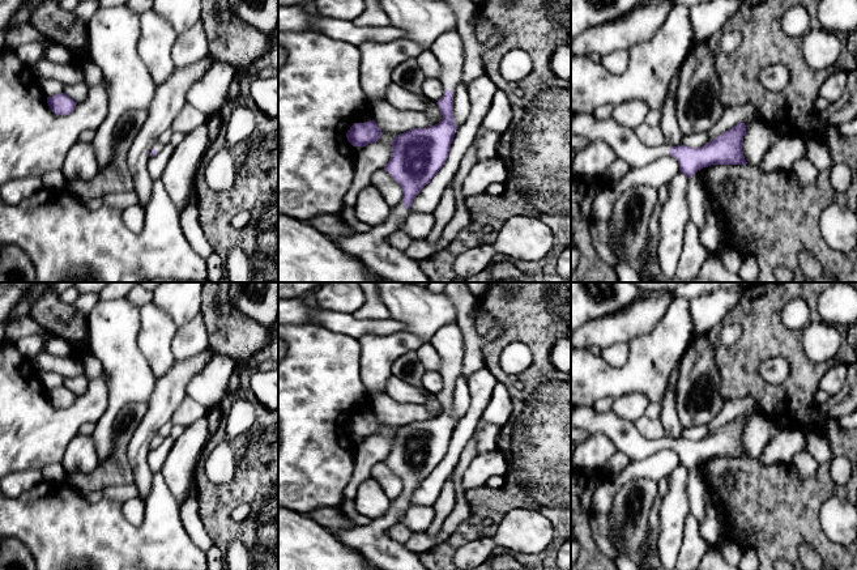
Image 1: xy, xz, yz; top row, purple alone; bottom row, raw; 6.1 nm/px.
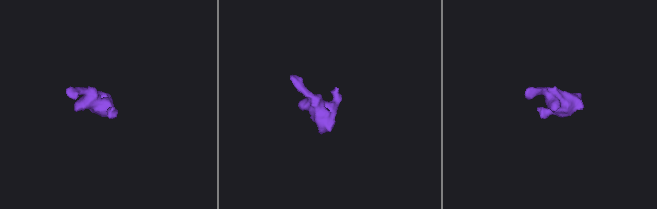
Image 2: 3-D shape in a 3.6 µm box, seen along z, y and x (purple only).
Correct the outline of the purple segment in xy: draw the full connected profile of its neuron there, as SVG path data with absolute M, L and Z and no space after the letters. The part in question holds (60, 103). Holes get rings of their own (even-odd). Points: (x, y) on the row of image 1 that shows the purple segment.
M60 93L52 97L47 97L47 103L52 112L57 115L68 115L71 114L77 102L69 98L65 93Z

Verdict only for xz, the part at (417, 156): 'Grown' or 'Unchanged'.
Grown

